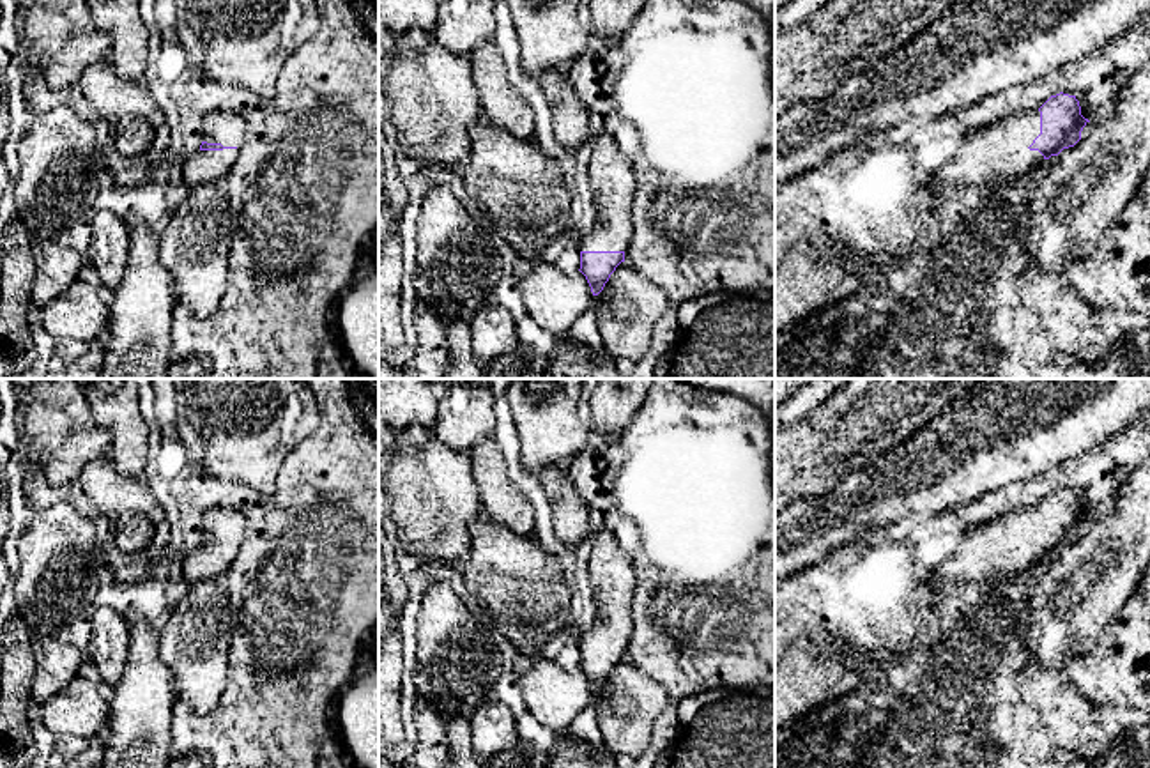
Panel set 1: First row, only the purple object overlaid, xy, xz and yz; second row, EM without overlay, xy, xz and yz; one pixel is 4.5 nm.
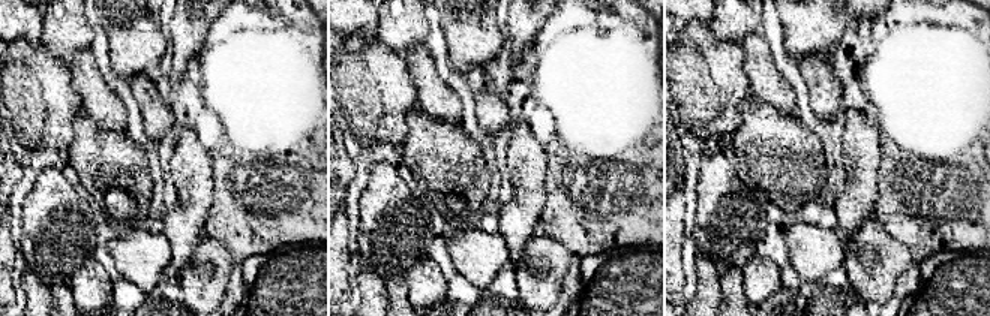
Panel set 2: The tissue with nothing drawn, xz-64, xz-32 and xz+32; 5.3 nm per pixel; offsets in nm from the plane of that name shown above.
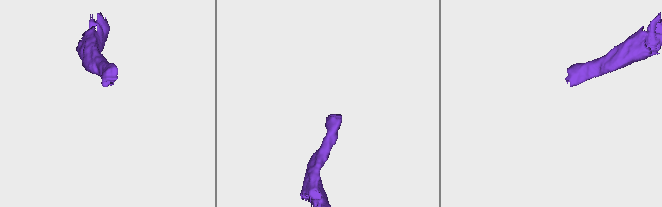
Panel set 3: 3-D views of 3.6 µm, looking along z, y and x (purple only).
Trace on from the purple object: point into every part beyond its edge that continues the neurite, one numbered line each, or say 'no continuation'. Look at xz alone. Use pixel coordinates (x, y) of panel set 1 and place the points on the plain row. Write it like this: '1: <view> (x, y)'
1: xz (611, 574)

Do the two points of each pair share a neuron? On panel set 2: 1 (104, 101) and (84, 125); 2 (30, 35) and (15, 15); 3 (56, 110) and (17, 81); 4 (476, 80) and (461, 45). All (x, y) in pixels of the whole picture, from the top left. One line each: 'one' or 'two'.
1: two
2: one
3: one
4: two

